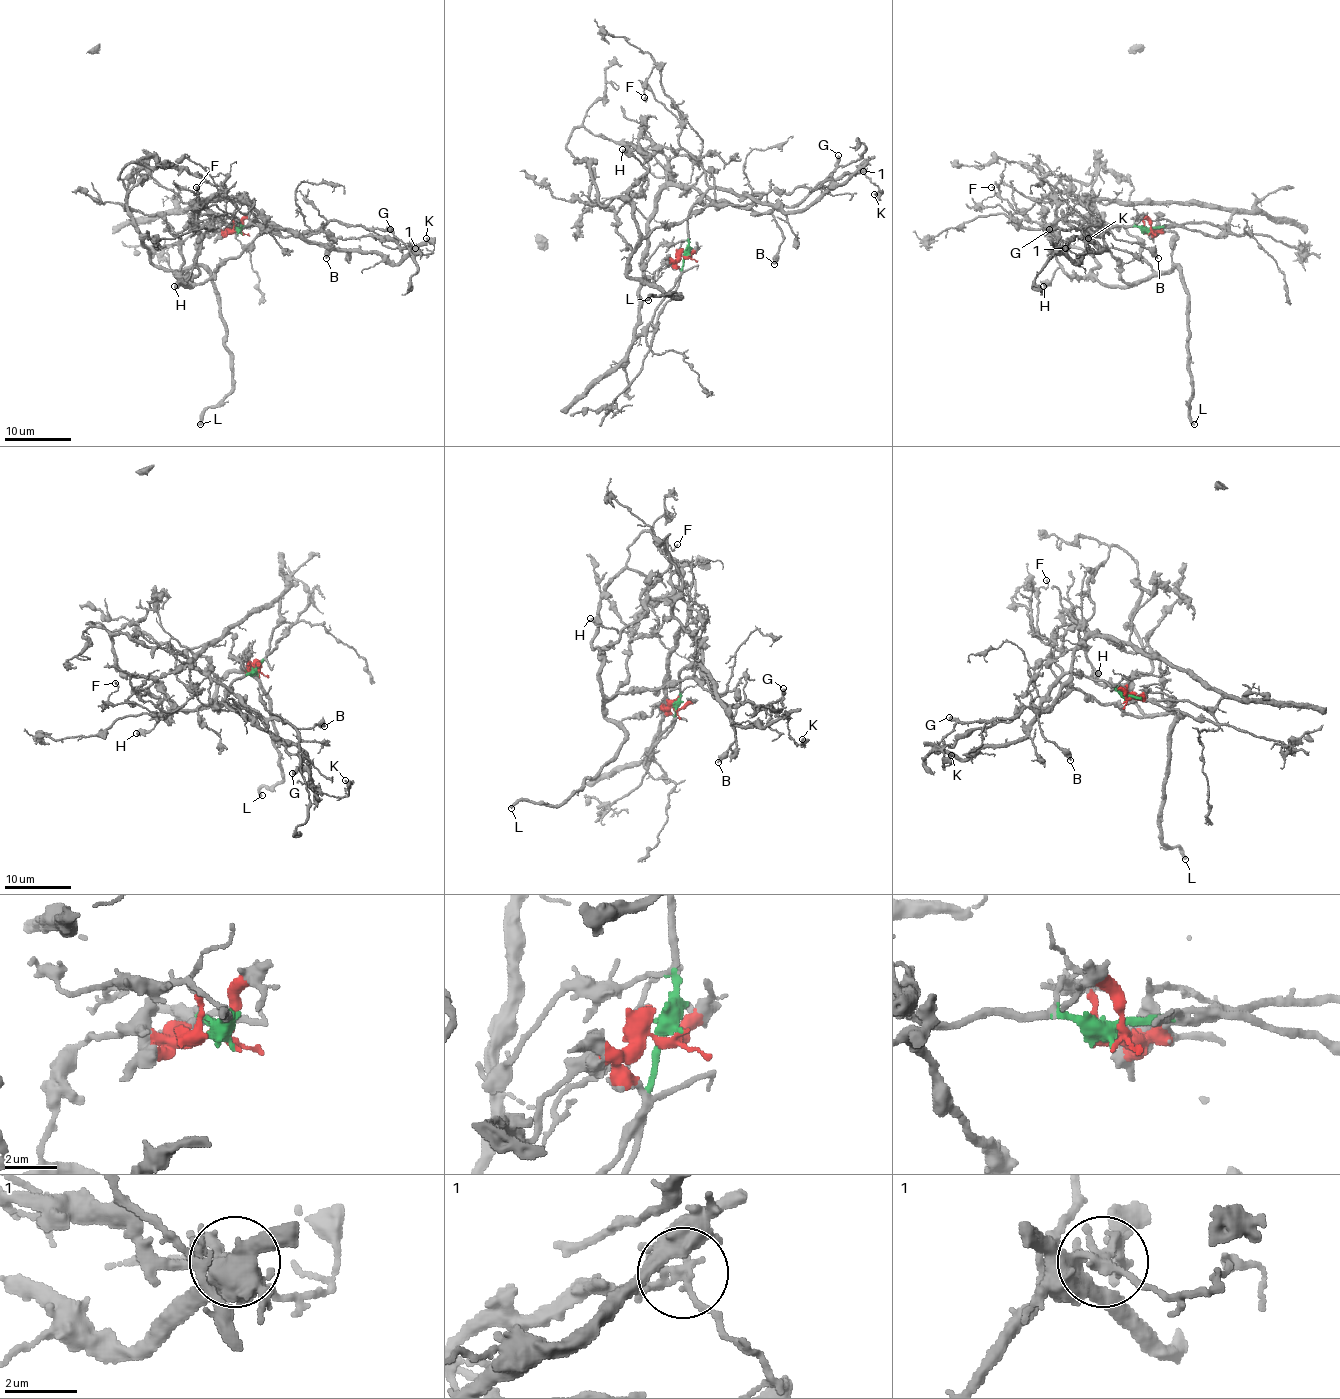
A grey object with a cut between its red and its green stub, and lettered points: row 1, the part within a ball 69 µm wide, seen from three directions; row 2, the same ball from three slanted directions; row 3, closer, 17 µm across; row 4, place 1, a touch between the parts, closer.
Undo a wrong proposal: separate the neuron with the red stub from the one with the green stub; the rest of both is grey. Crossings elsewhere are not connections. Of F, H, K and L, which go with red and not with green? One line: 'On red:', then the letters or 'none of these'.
On red: H, L

